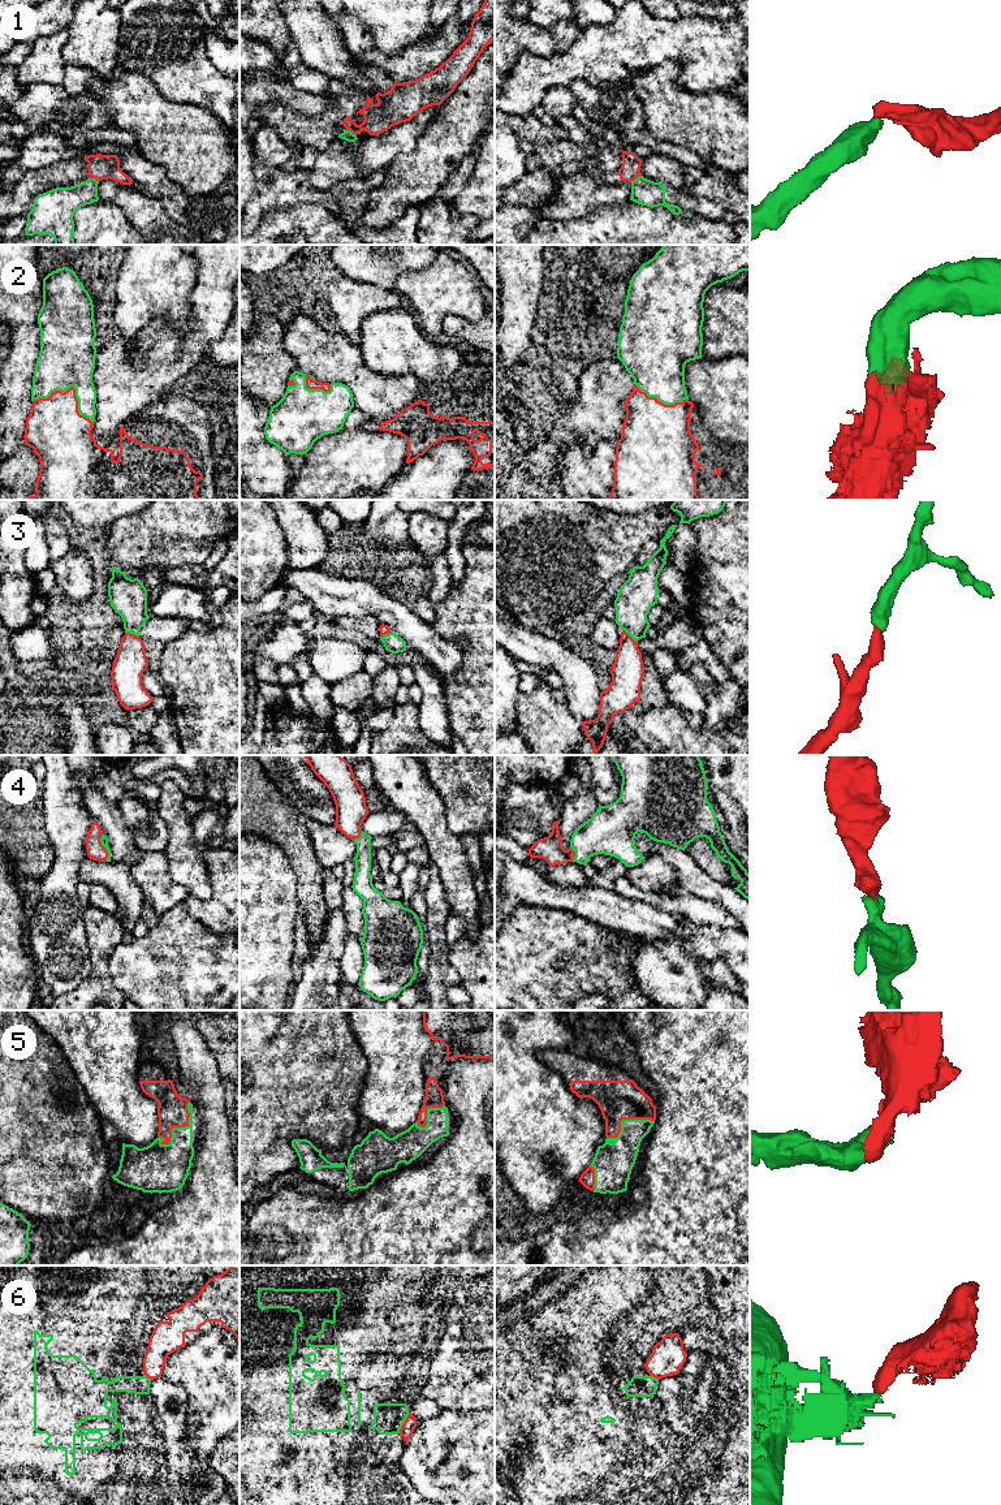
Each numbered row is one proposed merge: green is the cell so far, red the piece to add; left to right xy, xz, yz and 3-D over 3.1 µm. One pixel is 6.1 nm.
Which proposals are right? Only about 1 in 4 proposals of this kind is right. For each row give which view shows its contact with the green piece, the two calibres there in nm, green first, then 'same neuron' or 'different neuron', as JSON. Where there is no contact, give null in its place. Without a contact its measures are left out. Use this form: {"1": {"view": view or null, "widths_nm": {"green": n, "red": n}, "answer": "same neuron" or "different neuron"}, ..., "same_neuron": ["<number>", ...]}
{"1": {"view": "yz", "widths_nm": {"green": 160, "red": 130}, "answer": "different neuron"}, "2": {"view": "xy", "widths_nm": {"green": 340, "red": 320}, "answer": "same neuron"}, "3": {"view": "yz", "widths_nm": {"green": 220, "red": 200}, "answer": "same neuron"}, "4": {"view": "xy", "widths_nm": {"green": 50, "red": 110}, "answer": "same neuron"}, "5": {"view": "xy", "widths_nm": {"green": 280, "red": 190}, "answer": "same neuron"}, "6": {"view": "xz", "widths_nm": {"green": 190, "red": 80}, "answer": "different neuron"}, "same_neuron": ["2", "3", "4", "5"]}

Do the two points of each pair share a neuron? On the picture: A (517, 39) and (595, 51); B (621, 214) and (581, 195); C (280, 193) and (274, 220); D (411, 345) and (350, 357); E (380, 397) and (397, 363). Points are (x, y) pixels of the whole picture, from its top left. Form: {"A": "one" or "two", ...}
{"A": "two", "B": "two", "C": "two", "D": "two", "E": "two"}

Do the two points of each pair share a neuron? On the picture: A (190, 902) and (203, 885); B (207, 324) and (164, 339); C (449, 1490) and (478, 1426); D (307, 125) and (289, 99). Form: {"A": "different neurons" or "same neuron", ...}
{"A": "different neurons", "B": "same neuron", "C": "same neuron", "D": "different neurons"}

